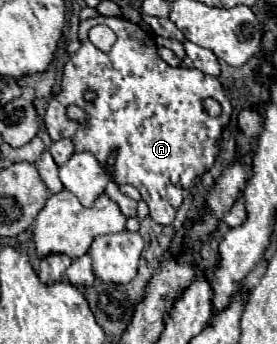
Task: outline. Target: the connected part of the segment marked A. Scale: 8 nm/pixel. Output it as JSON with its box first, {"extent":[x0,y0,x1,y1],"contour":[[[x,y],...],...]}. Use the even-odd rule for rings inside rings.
{"extent":[44,16,232,224],"contour":[[[98,16],[98,18],[90,18],[84,20],[80,24],[78,30],[78,38],[82,40],[80,50],[70,58],[70,62],[64,68],[64,78],[62,78],[62,90],[60,94],[54,96],[54,100],[48,102],[46,108],[46,116],[44,116],[44,124],[46,130],[50,134],[50,138],[54,142],[68,138],[74,144],[74,152],[90,152],[94,154],[94,158],[98,158],[100,166],[108,172],[108,164],[106,164],[106,156],[118,148],[118,156],[116,162],[112,166],[112,178],[116,184],[132,184],[140,190],[142,200],[148,204],[150,208],[150,218],[158,224],[172,224],[176,210],[168,204],[166,198],[166,186],[174,184],[174,186],[194,186],[196,178],[200,178],[208,168],[212,168],[218,152],[220,152],[220,138],[224,128],[230,124],[230,116],[232,116],[232,106],[230,100],[224,94],[222,84],[218,82],[218,78],[212,78],[196,68],[172,68],[168,66],[160,56],[158,56],[158,48],[156,42],[150,34],[146,34],[138,24],[120,18],[120,16]],[[96,24],[106,24],[116,32],[116,42],[110,48],[110,52],[100,52],[90,40],[88,40],[88,30],[90,26]],[[84,90],[94,90],[98,94],[94,104],[88,104],[84,100]],[[206,98],[214,98],[216,102],[220,102],[222,106],[222,114],[218,118],[210,118],[204,110],[204,100]],[[68,106],[80,106],[86,112],[86,124],[80,124],[76,120],[70,120],[66,116],[66,108]]]}

